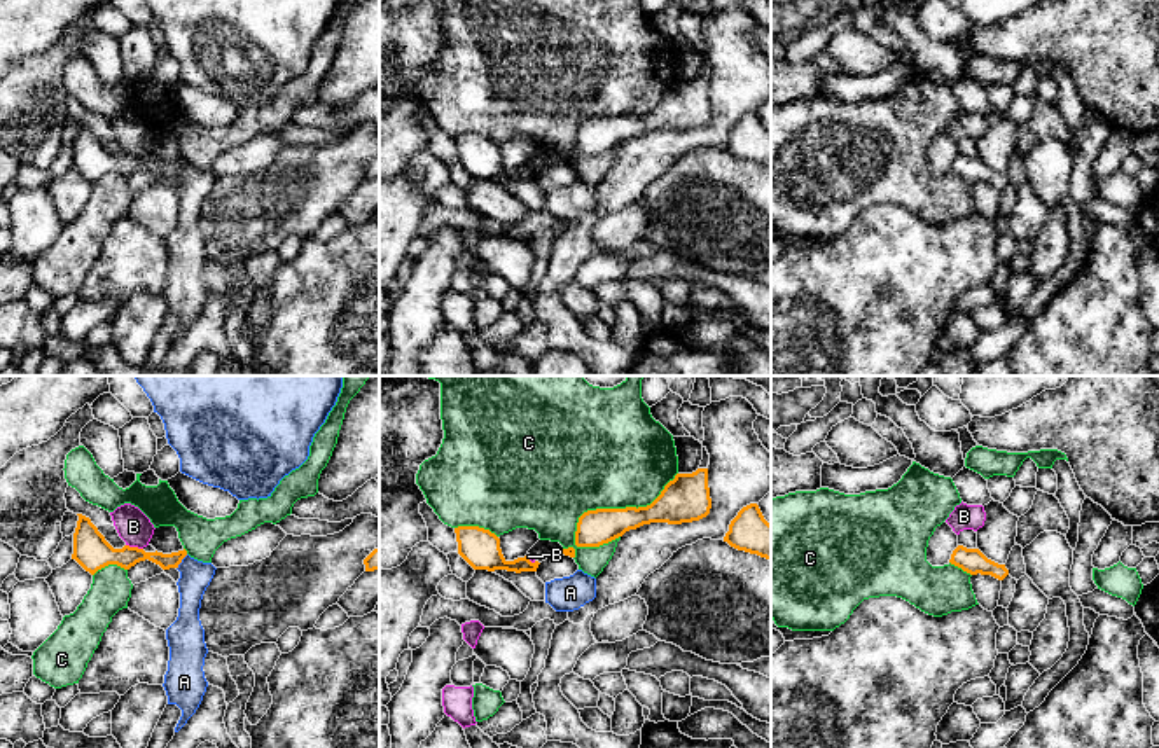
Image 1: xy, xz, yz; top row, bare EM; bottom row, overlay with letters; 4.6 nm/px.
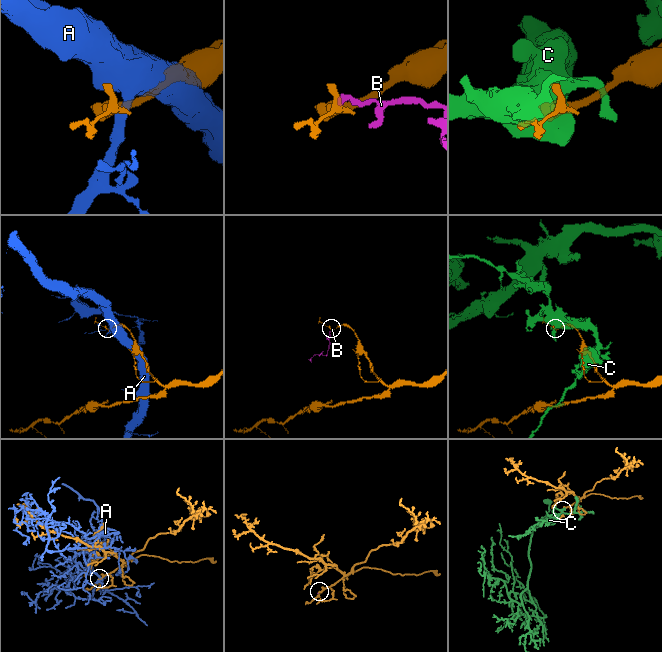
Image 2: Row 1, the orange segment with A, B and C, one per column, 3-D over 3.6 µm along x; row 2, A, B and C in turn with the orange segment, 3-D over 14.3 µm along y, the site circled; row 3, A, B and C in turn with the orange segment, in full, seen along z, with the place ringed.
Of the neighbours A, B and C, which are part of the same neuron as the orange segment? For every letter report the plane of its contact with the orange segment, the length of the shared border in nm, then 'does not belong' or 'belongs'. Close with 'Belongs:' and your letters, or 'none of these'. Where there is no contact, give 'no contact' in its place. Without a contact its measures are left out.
A: xy | 90 nm | does not belong
B: xy | 80 nm | does not belong
C: xz | 650 nm | does not belong
Belongs: none of these

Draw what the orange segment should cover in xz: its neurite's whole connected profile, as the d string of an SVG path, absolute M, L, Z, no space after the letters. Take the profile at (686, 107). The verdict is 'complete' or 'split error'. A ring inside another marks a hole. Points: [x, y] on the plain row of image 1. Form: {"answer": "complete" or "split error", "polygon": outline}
{"answer": "complete", "polygon": "M708 77L677 82L647 115L596 117L579 126L577 156L600 156L650 131L682 133L706 126L711 117Z"}

